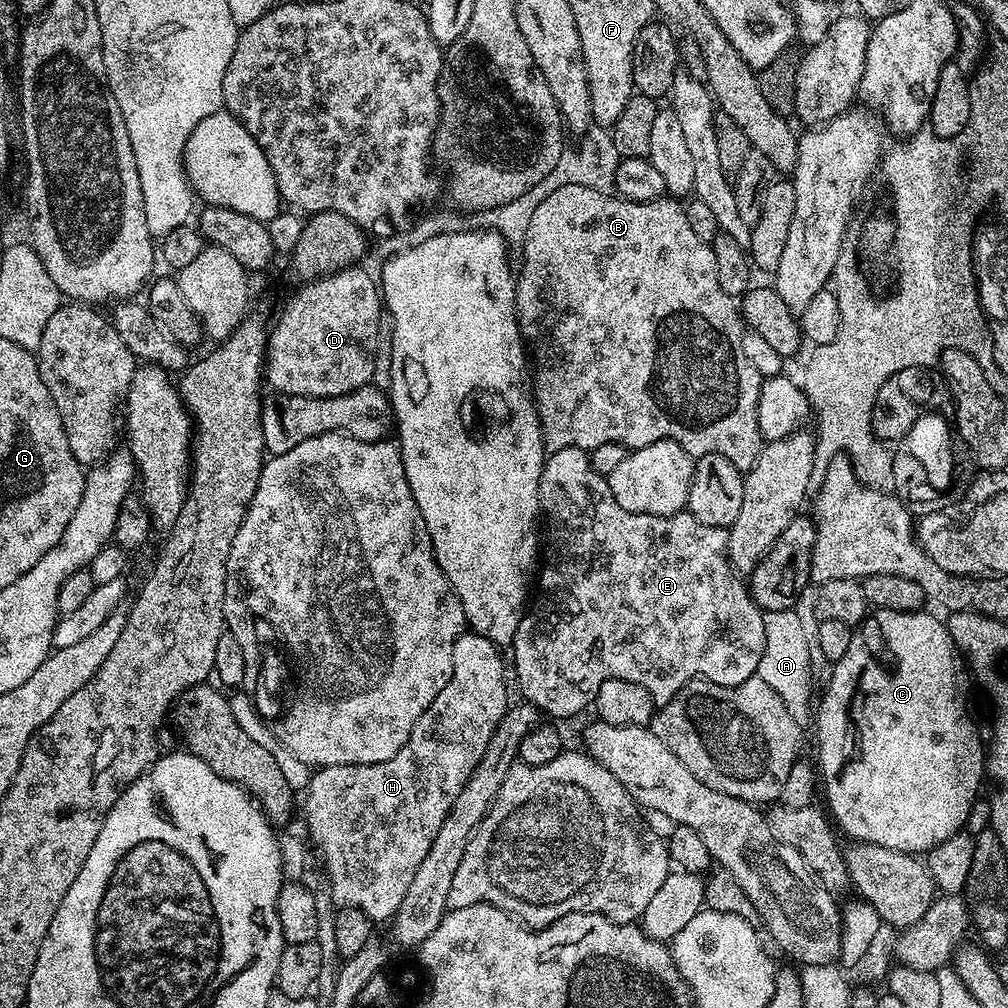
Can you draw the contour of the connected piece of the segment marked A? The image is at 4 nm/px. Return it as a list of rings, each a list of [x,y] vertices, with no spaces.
[[[791,608],[786,610],[774,610],[773,612],[764,612],[764,625],[766,626],[766,646],[762,650],[762,662],[758,662],[756,675],[786,702],[786,710],[790,710],[790,718],[798,722],[801,726],[809,723],[810,713],[814,708],[814,696],[812,700],[812,656],[814,657],[814,648],[810,643],[810,632],[804,629],[805,621]]]

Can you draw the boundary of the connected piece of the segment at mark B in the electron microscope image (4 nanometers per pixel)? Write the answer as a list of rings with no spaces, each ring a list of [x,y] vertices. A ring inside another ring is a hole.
[[[555,185],[552,190],[553,192],[549,196],[544,196],[541,200],[537,199],[534,207],[527,213],[527,224],[522,237],[524,265],[518,268],[518,275],[516,276],[516,317],[518,318],[520,335],[523,336],[527,351],[530,353],[530,364],[532,367],[530,372],[530,391],[533,400],[536,401],[536,413],[540,419],[545,453],[566,450],[567,448],[591,450],[594,446],[604,445],[605,442],[618,442],[631,450],[641,448],[642,446],[650,446],[659,440],[673,440],[682,446],[682,450],[686,450],[686,454],[690,454],[694,458],[699,458],[706,454],[722,454],[722,458],[730,458],[730,462],[734,462],[734,466],[738,471],[745,474],[749,472],[758,458],[760,449],[766,443],[758,430],[758,394],[760,393],[760,381],[762,378],[758,374],[758,370],[754,370],[754,365],[747,360],[746,354],[742,354],[742,338],[746,328],[742,323],[737,301],[733,297],[728,296],[726,290],[722,290],[722,286],[718,286],[718,270],[714,262],[712,246],[702,242],[702,238],[698,238],[698,234],[694,234],[690,221],[686,218],[685,205],[676,198],[661,198],[659,200],[651,200],[650,202],[623,200],[621,196],[617,196],[611,191],[600,191],[597,188],[582,185]]]

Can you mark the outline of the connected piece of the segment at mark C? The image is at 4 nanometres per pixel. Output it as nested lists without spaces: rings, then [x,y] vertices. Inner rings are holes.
[[[877,608],[869,611],[852,633],[850,650],[846,650],[844,657],[835,661],[831,668],[832,677],[828,680],[828,689],[825,690],[824,697],[821,700],[819,697],[818,707],[814,712],[814,724],[816,720],[816,744],[820,747],[818,772],[822,777],[822,796],[828,799],[826,808],[835,827],[841,833],[844,831],[846,835],[852,836],[848,838],[853,841],[874,842],[878,846],[913,854],[928,853],[931,848],[938,846],[938,842],[946,842],[950,834],[961,831],[967,825],[972,807],[981,795],[980,783],[986,780],[986,748],[985,745],[984,748],[980,745],[980,736],[976,733],[979,732],[977,725],[972,723],[968,714],[970,672],[954,638],[950,638],[947,623],[943,619],[931,616],[928,610],[903,612]]]

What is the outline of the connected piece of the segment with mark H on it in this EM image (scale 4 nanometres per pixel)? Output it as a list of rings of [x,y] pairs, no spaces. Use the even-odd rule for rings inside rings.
[[[465,630],[458,638],[458,642],[454,642],[454,670],[450,682],[446,682],[442,694],[438,694],[438,698],[434,698],[434,702],[430,702],[430,706],[424,711],[422,718],[418,718],[418,722],[412,727],[410,738],[404,743],[402,750],[398,750],[398,754],[394,754],[394,758],[377,764],[326,766],[325,768],[317,768],[311,773],[306,785],[308,797],[304,800],[304,820],[308,823],[308,832],[312,835],[312,840],[316,843],[321,858],[324,859],[324,872],[328,875],[326,887],[332,893],[333,905],[341,908],[354,906],[358,910],[362,910],[362,914],[366,914],[373,922],[391,921],[398,910],[398,906],[402,906],[402,898],[406,895],[410,881],[414,879],[418,866],[422,866],[422,858],[426,858],[426,854],[430,854],[430,846],[433,845],[438,830],[442,830],[442,822],[446,822],[446,814],[450,814],[450,806],[454,806],[454,800],[458,798],[458,794],[462,794],[462,786],[466,786],[466,782],[470,778],[474,766],[478,766],[482,754],[486,754],[486,742],[490,742],[498,722],[510,707],[508,684],[504,681],[506,656],[505,653],[503,656],[500,652],[503,652],[501,645],[490,642],[490,638],[471,630]]]

